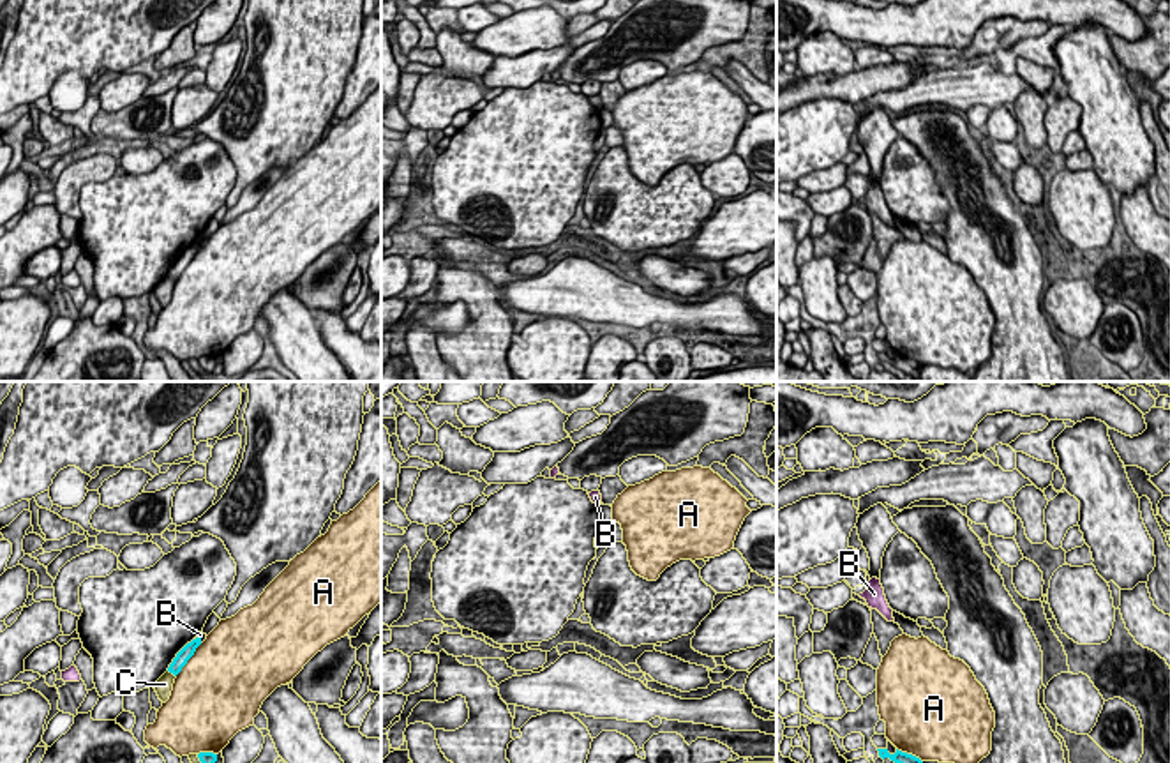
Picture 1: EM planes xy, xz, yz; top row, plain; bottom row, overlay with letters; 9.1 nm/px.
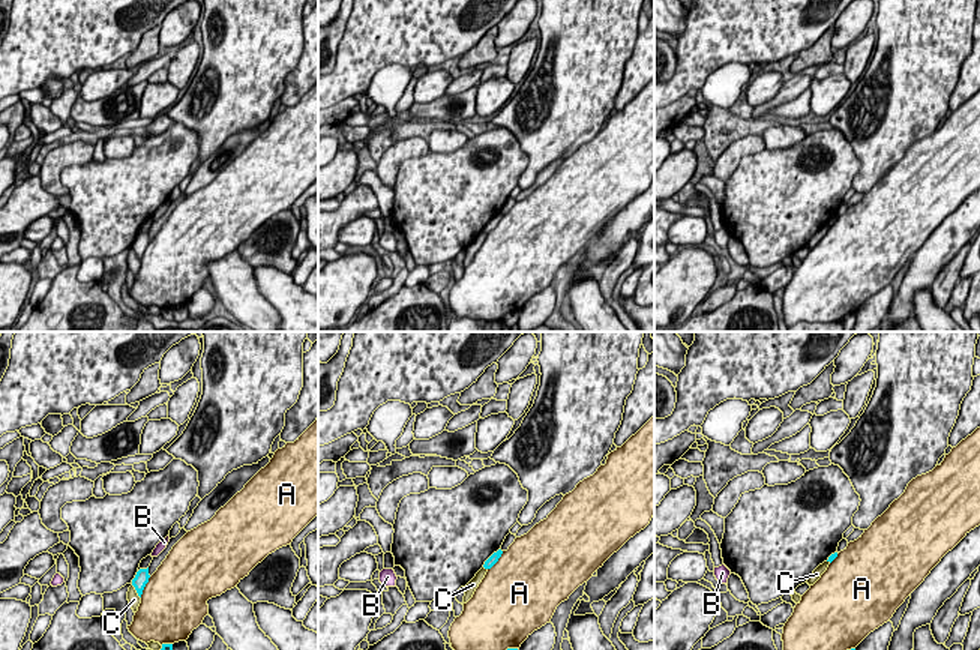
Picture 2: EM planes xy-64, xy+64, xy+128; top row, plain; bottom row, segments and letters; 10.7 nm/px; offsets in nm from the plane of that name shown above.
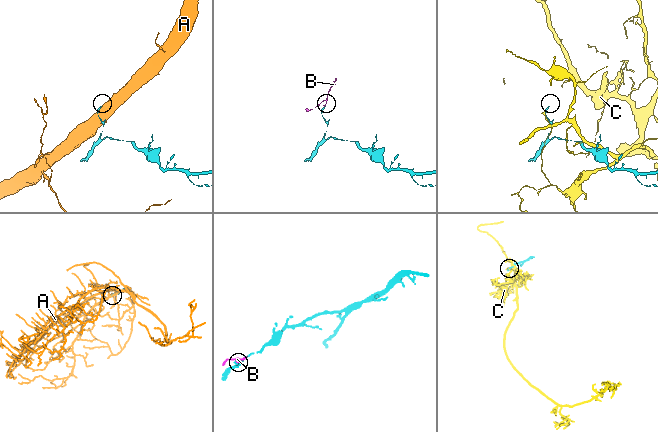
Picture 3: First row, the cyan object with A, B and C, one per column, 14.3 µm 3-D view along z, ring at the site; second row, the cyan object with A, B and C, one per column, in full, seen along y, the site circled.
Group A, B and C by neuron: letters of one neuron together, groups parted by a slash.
A / B / C

